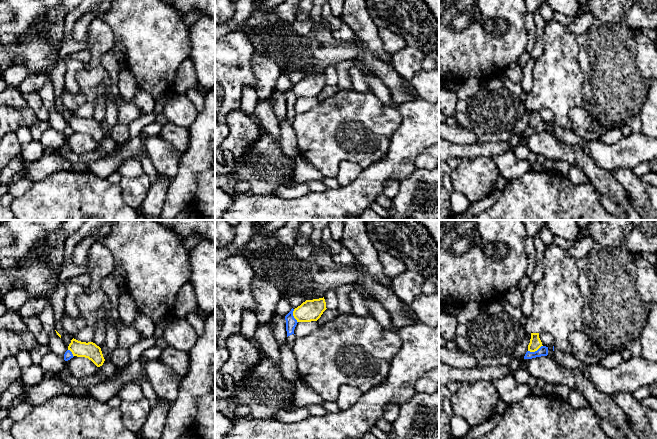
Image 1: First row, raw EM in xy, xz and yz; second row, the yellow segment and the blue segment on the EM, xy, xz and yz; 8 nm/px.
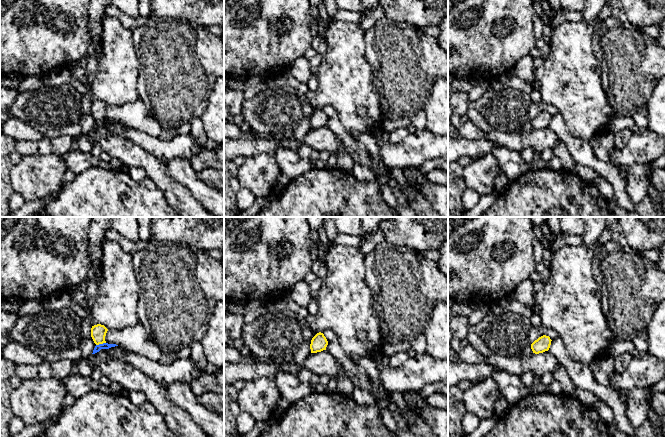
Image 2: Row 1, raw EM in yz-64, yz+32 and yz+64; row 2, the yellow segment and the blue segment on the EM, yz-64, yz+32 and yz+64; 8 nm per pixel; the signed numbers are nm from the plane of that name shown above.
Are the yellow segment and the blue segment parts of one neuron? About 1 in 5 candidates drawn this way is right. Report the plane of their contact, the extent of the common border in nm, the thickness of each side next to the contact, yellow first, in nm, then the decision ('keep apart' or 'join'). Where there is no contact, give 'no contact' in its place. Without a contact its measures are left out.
meets yellow in yz; contact 130 nm long; 100 nm thick on the yellow side, 80 nm on the other; keep apart

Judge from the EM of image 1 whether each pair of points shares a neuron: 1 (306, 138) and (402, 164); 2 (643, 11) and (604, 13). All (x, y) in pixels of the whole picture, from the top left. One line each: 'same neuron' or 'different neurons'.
1: different neurons
2: same neuron

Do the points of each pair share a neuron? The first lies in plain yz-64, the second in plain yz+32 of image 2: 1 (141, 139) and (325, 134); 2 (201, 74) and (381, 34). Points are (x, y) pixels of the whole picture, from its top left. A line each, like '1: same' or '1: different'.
1: different
2: same

